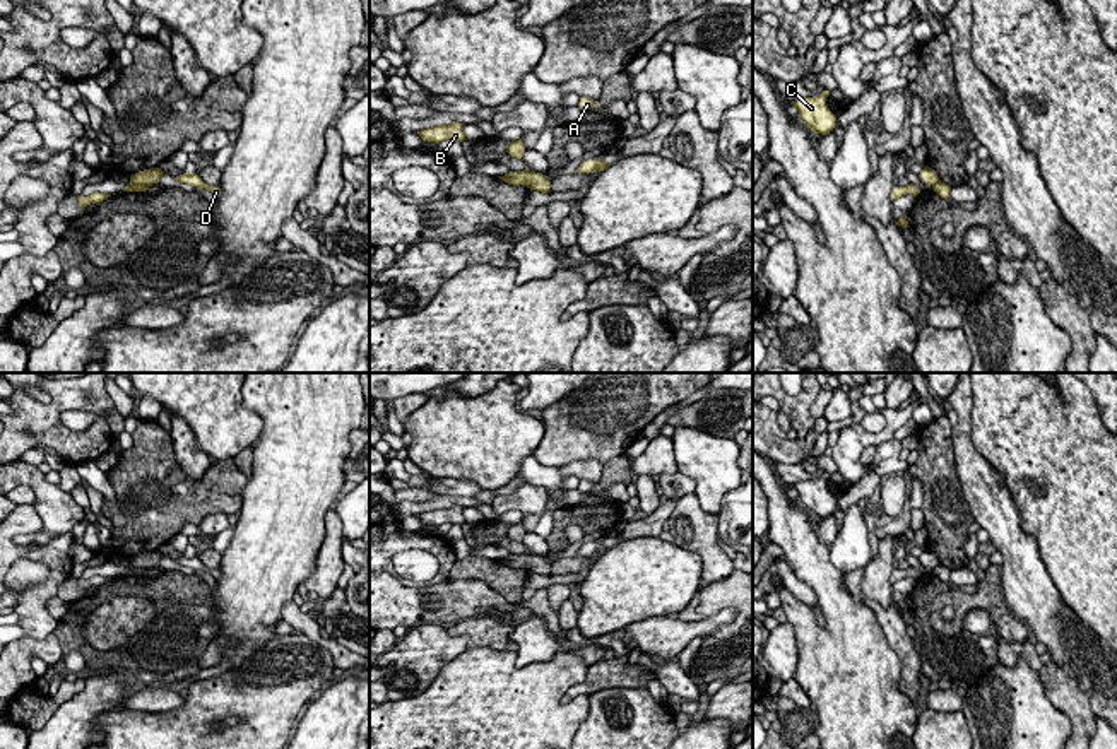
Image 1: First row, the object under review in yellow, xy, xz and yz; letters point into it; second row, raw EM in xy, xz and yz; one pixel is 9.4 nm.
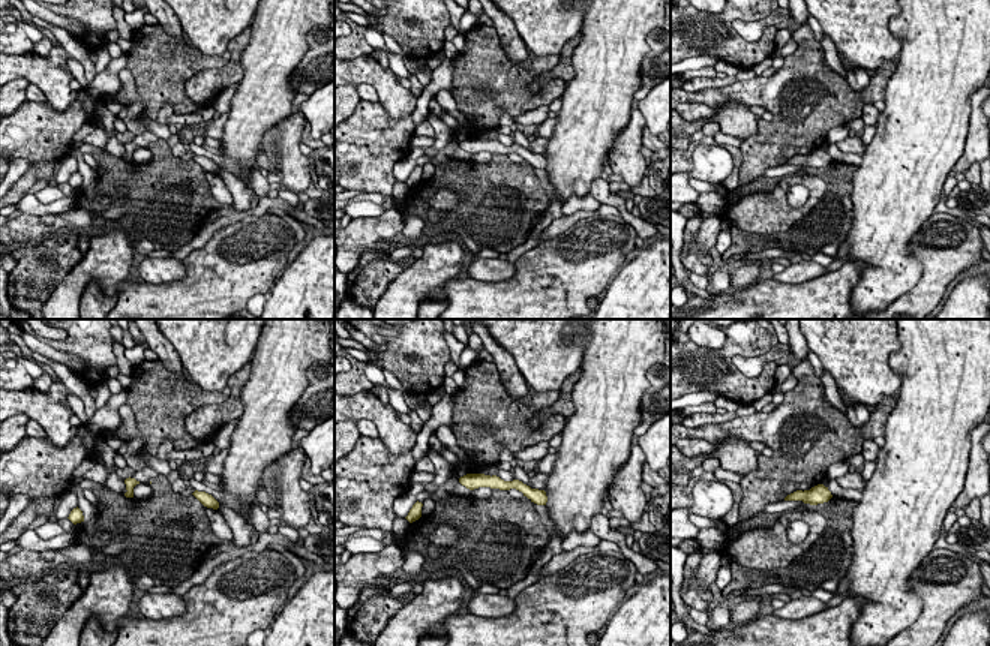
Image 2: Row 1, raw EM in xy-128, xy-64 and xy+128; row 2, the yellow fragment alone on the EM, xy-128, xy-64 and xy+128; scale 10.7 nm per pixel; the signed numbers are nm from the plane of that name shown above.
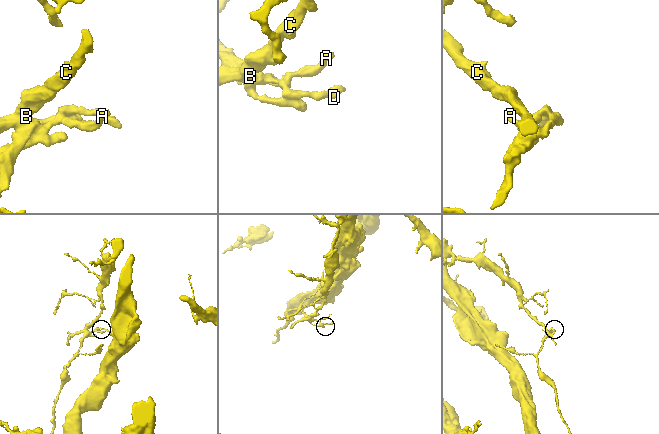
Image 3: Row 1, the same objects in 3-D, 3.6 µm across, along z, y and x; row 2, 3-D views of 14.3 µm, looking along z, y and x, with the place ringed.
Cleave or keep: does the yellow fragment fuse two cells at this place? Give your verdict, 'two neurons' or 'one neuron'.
two neurons

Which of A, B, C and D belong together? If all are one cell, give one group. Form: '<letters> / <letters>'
A D / B C

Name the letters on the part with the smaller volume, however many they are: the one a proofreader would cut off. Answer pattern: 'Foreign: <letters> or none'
Foreign: A, D

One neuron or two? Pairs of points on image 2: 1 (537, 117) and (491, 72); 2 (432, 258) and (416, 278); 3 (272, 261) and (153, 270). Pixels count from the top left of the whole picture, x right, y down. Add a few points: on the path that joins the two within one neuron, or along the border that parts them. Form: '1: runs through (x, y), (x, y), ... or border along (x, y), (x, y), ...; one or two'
1: border along (548, 105), (539, 105), (513, 117); two
2: runs through (431, 263), (420, 273); one
3: border along (186, 266), (186, 273), (180, 279), (153, 284); two

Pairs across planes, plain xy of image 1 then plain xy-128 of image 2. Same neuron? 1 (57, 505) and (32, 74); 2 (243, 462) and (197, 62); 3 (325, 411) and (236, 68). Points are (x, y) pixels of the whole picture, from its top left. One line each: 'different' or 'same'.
1: same
2: different
3: different

